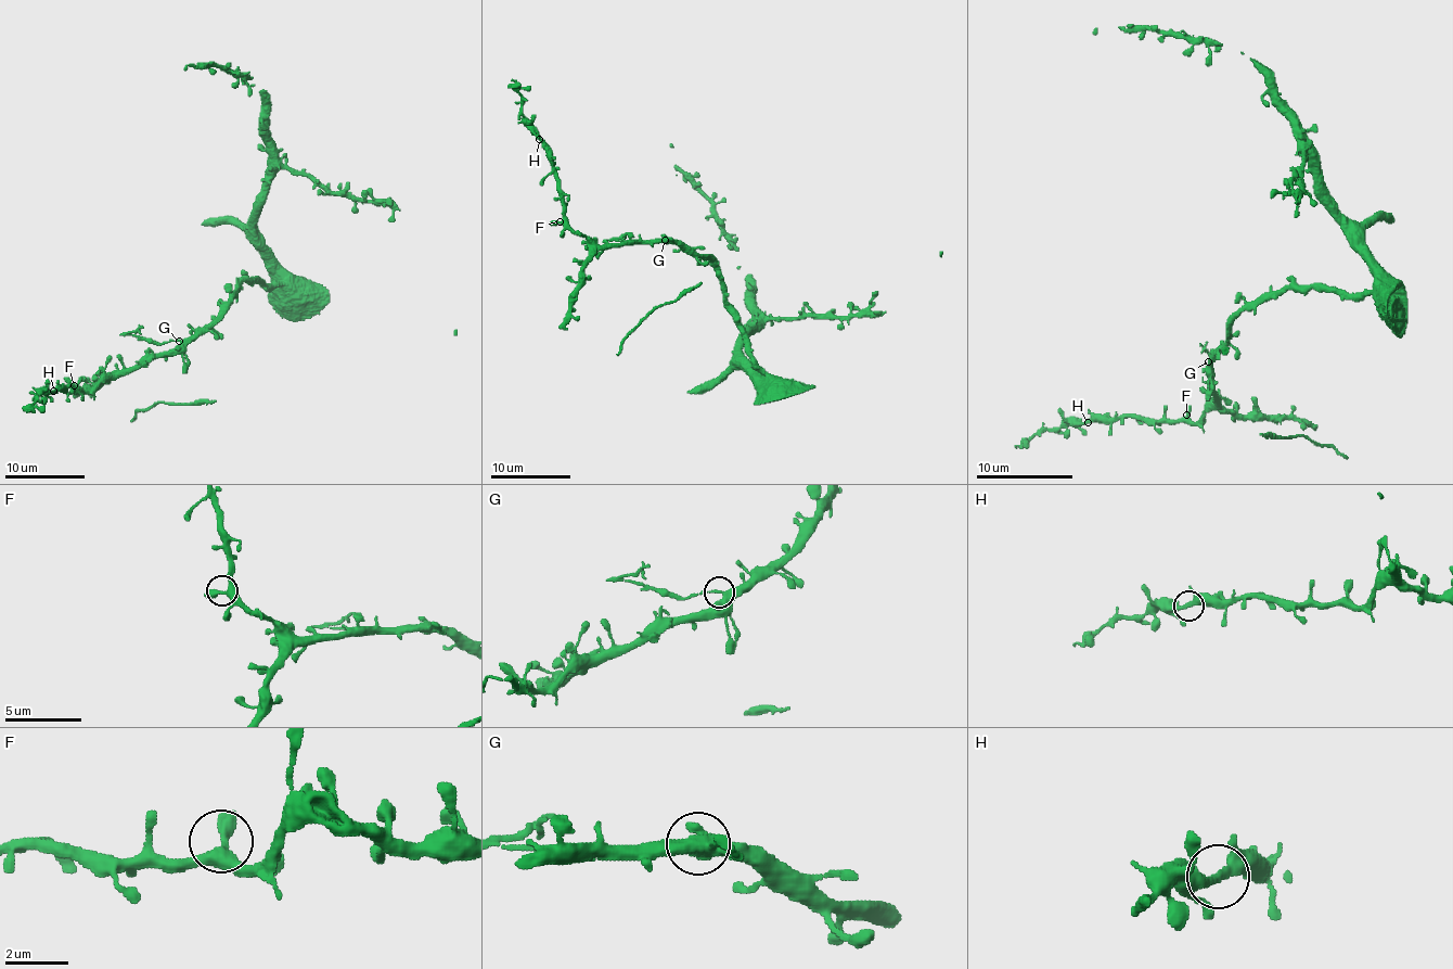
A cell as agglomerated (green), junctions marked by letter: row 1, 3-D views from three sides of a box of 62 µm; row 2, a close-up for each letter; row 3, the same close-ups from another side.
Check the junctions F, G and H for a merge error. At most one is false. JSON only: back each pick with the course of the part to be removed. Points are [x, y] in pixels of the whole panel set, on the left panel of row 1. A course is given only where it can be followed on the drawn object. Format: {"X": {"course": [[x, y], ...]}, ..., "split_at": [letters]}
{"G": {"course": [[179, 341], [149, 343], [131, 333], [143, 327]]}, "split_at": ["G"]}

